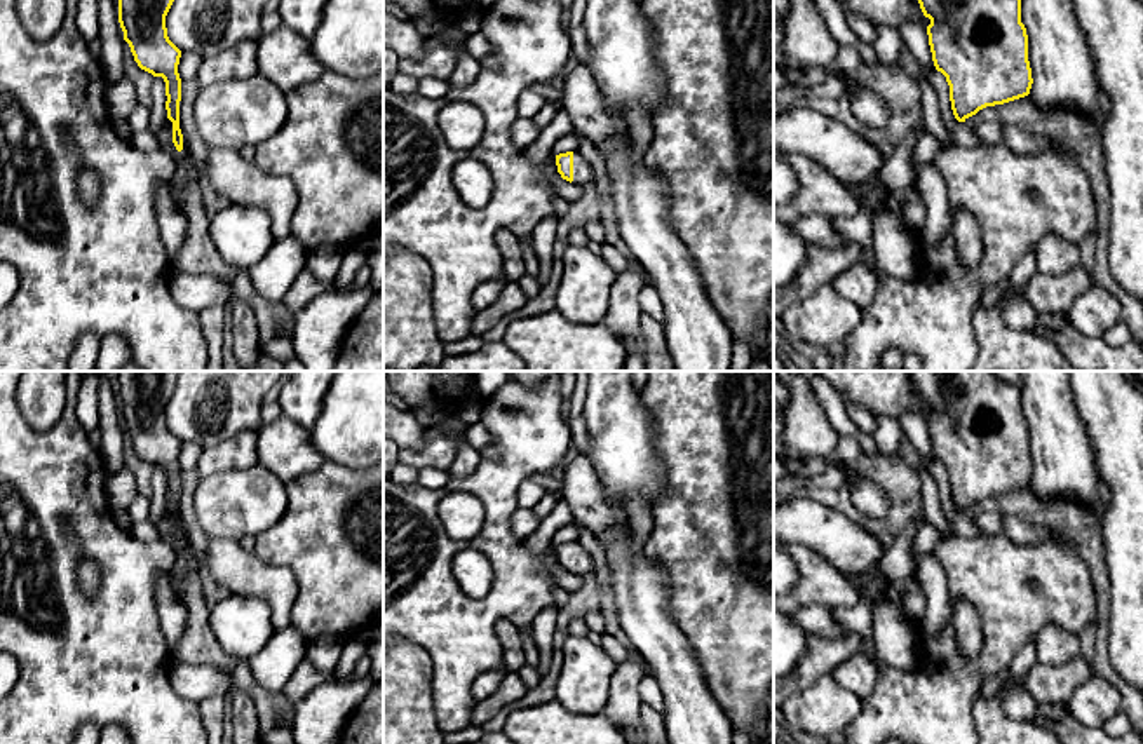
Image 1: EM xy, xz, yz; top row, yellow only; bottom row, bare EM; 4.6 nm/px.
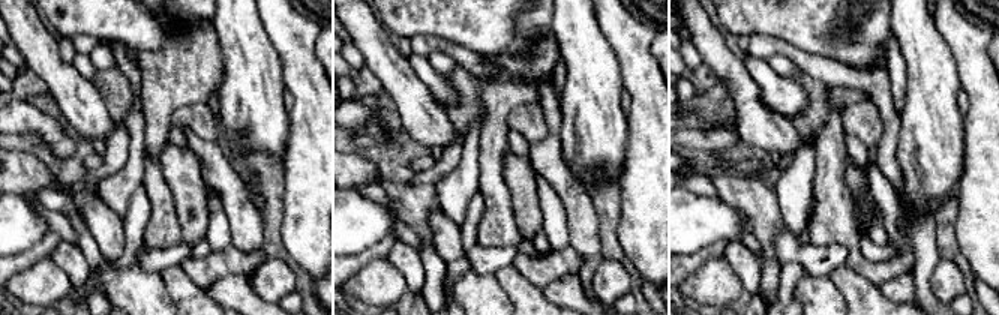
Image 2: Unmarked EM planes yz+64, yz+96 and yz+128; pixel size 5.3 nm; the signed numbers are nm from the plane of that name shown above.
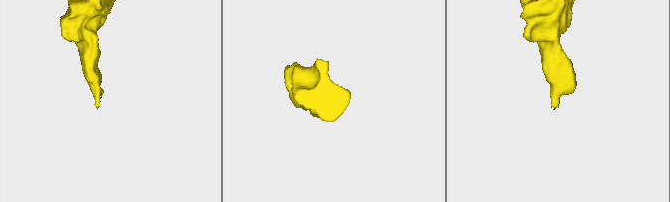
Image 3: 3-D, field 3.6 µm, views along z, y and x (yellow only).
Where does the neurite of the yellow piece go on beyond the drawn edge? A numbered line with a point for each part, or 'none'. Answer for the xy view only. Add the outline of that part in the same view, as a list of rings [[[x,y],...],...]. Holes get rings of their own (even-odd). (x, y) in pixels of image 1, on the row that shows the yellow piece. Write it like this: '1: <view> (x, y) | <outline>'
1: xy (197, 255) | [[[183,139],[183,150],[176,162],[176,171],[169,181],[176,209],[186,218],[185,242],[171,261],[171,274],[213,274],[233,286],[237,268],[225,263],[209,237],[209,218],[206,214],[200,171],[193,164],[190,150]]]

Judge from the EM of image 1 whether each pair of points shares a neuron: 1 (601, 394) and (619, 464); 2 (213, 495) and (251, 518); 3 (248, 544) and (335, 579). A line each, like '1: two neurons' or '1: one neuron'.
1: one neuron
2: one neuron
3: two neurons

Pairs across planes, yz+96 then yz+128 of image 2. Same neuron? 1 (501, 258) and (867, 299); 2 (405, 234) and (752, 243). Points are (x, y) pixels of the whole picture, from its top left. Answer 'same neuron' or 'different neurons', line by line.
1: different neurons
2: same neuron

